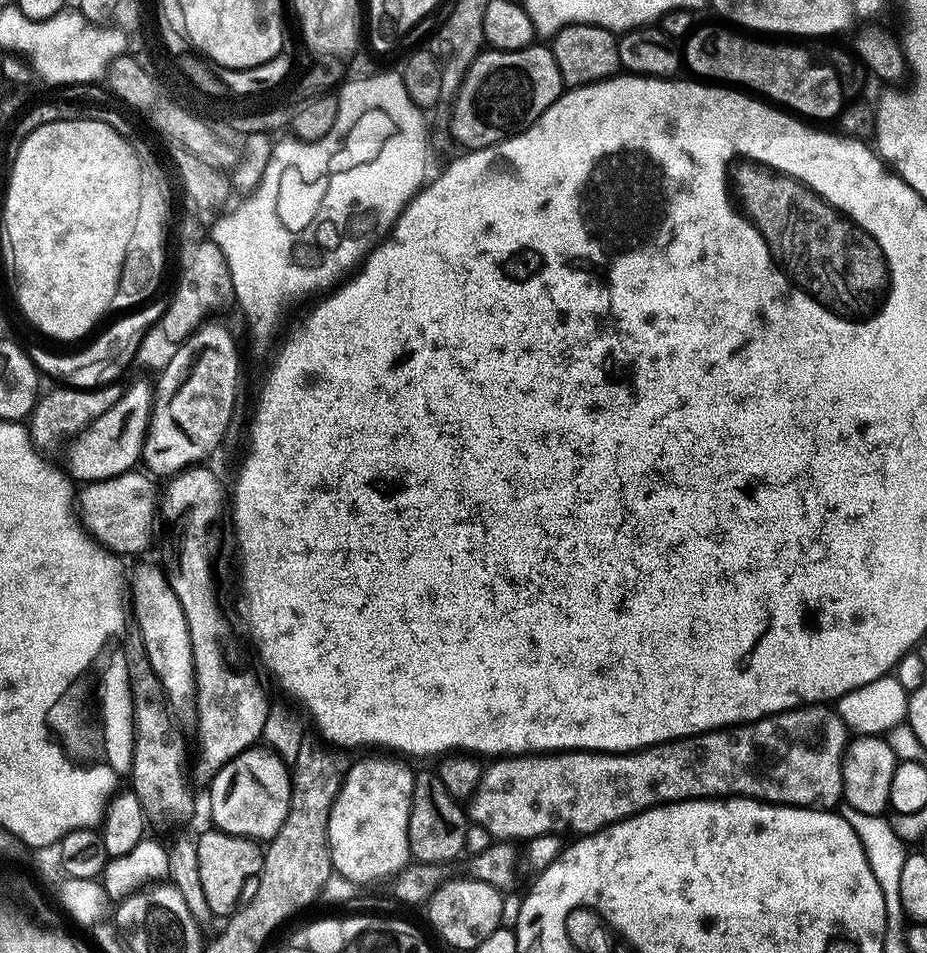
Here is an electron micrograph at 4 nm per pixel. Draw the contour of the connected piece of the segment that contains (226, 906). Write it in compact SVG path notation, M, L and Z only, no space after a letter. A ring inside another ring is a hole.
M219 830L211 831L195 837L198 850L198 878L202 878L206 906L210 906L213 917L227 918L236 911L246 889L260 875L264 865L264 848L247 836L235 836ZM244 887L246 887L245 892Z

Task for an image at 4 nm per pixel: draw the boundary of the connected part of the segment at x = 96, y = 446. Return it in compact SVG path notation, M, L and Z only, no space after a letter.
M138 380L121 391L118 402L114 402L106 414L92 421L83 432L75 433L73 440L76 441L68 448L67 475L76 482L89 482L114 478L135 469L142 456L148 422L152 417L153 395L153 385Z

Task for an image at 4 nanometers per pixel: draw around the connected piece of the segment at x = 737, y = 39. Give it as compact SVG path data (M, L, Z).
M697 27L682 44L682 60L686 68L692 71L689 73L693 77L703 78L708 82L727 82L729 85L739 86L749 93L759 94L773 105L812 122L835 121L839 117L840 109L846 103L846 97L840 85L840 76L831 63L815 64L811 54L804 48L791 48L788 44L767 44L764 41L767 39L764 38L747 40L746 37L739 36L740 32L736 30L727 32L724 28L699 28Z

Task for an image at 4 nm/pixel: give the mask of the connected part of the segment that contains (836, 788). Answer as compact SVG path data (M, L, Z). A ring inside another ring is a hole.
M806 704L803 708L793 708L791 712L777 712L775 716L763 716L760 720L753 720L750 724L734 724L730 728L718 728L710 732L699 732L696 736L684 736L681 740L668 740L664 744L653 744L650 748L642 748L635 752L623 754L609 754L606 752L586 752L583 750L557 750L547 754L525 754L496 758L485 767L480 775L475 790L466 804L466 815L471 823L490 830L493 838L500 842L529 842L542 835L563 833L563 828L569 828L572 834L587 834L604 828L627 816L645 812L656 804L673 804L679 800L702 800L705 798L731 798L746 796L749 800L762 800L765 804L786 804L793 808L819 808L832 810L841 803L842 790L842 762L844 749L848 747L850 731L839 716L837 709L824 704Z

